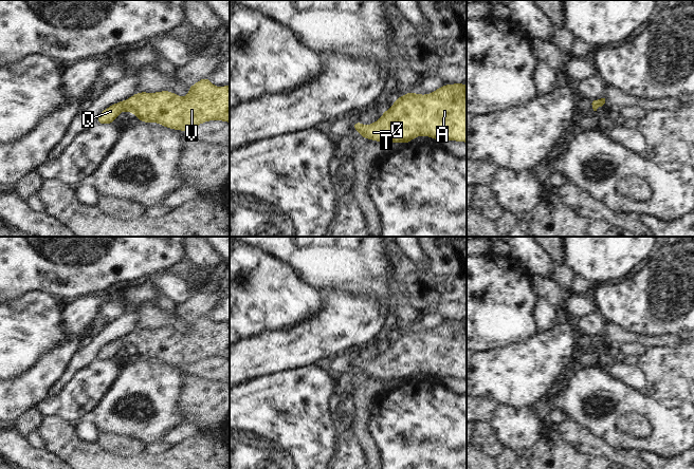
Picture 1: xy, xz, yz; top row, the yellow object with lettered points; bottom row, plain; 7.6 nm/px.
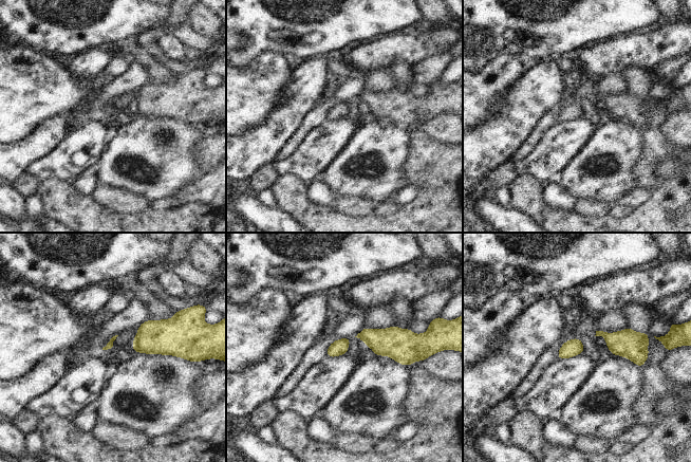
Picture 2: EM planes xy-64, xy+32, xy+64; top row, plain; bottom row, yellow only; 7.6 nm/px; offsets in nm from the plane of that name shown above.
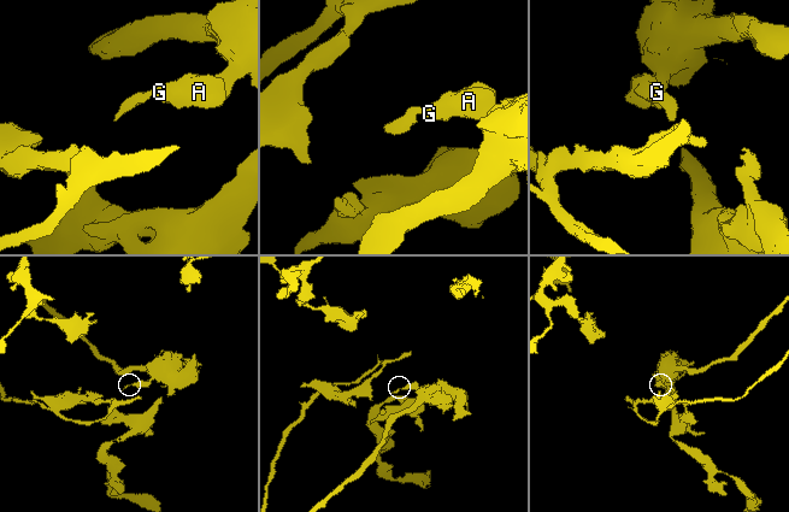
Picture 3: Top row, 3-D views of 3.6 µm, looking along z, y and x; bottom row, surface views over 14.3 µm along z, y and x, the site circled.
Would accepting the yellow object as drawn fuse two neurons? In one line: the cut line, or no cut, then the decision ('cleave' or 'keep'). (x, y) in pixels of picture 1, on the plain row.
no cut; keep

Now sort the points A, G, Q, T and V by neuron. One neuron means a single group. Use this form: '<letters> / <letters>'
A G Q T V

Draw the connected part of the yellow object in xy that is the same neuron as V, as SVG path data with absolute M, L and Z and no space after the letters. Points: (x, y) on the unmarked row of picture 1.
M209 314L200 316L188 323L189 327L185 334L181 334L170 327L157 330L135 330L127 337L123 337L108 343L101 349L96 355L99 361L112 360L122 348L135 351L142 359L158 359L166 364L190 369L195 363L208 357L222 357L230 359L230 321L215 323Z

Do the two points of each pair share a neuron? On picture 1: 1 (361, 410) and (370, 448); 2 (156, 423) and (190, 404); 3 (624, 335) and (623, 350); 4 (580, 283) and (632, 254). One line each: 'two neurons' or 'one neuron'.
1: one neuron
2: two neurons
3: two neurons
4: two neurons

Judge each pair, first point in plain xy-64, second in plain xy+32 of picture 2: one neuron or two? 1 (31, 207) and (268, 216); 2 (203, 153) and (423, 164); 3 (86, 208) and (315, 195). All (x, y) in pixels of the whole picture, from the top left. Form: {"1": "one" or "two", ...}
{"1": "two", "2": "one", "3": "two"}

